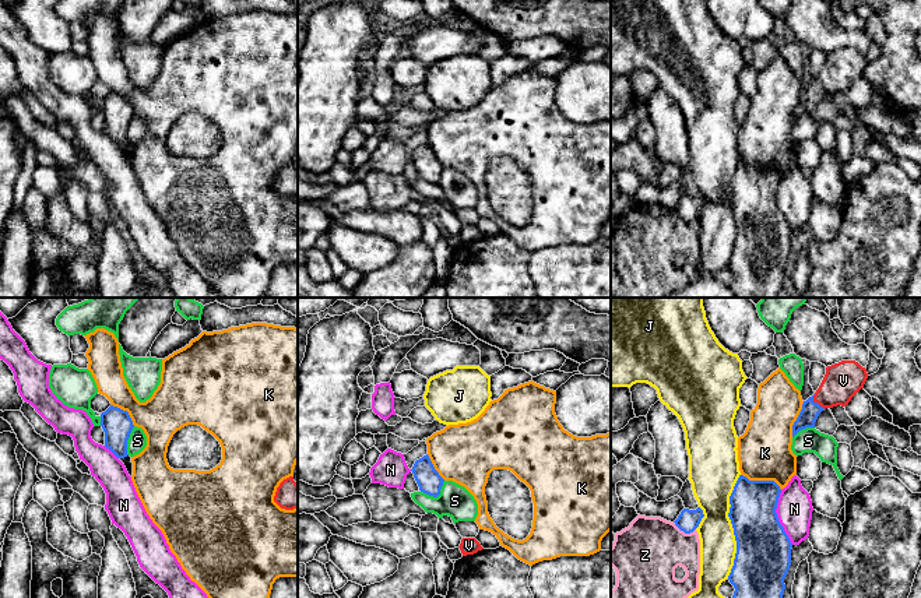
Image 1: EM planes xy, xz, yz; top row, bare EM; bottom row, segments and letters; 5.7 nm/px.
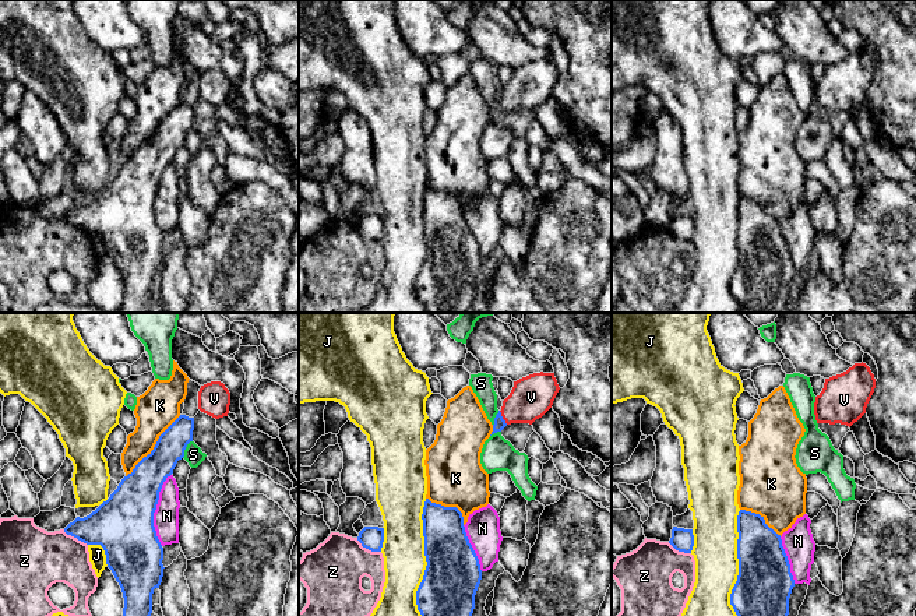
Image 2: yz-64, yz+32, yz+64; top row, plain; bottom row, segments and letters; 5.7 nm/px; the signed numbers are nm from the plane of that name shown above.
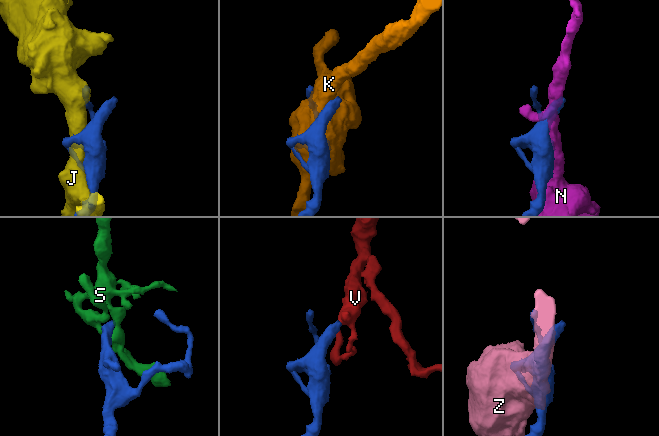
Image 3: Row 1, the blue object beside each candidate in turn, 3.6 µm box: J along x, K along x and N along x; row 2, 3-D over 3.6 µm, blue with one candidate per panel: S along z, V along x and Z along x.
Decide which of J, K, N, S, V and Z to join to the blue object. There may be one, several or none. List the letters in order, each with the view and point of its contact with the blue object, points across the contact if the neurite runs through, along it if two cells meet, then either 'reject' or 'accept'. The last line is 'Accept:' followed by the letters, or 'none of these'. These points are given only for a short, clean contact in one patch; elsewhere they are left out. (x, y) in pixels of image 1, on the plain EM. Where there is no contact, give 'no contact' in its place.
J: yz (733, 213) | reject
K: yz (762, 168) | reject
N: yz (777, 204) | reject
S: xz (436, 183) | along xz (445, 168), (436, 183), (421, 179) | reject
V: yz (816, 90) | across yz (809, 99), (816, 90), (843, 67) | accept
Z: yz (684, 218) | reject
Accept: V

